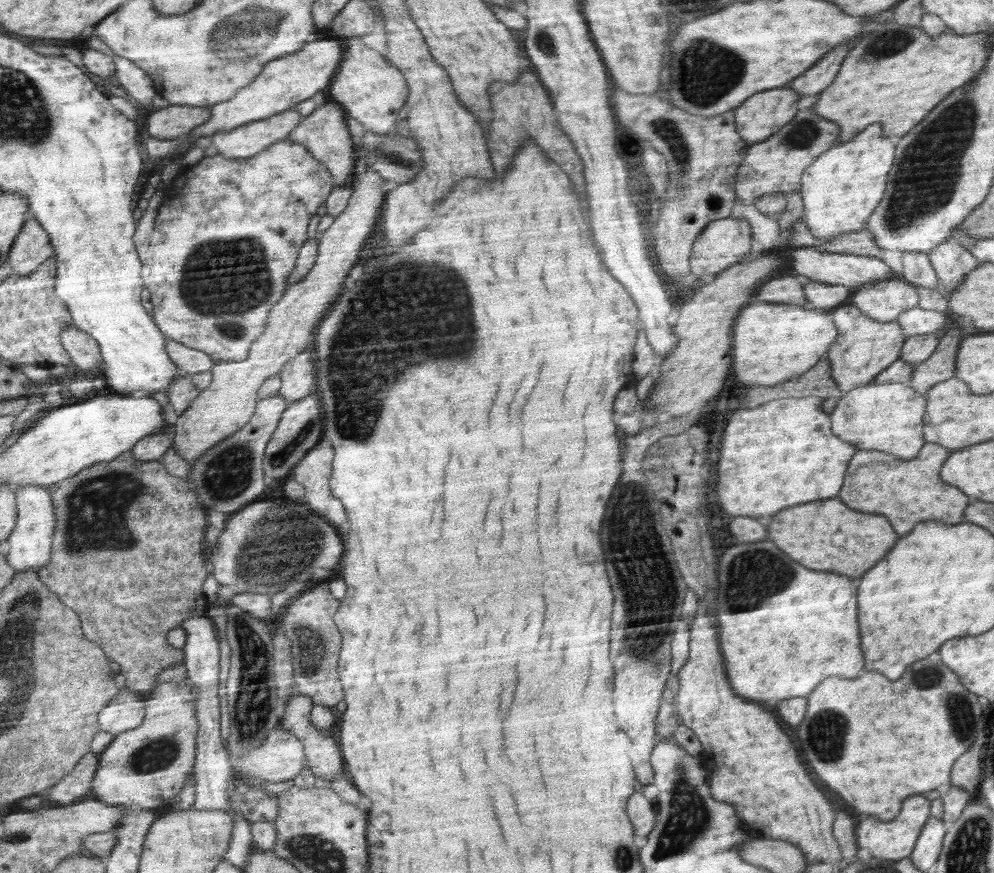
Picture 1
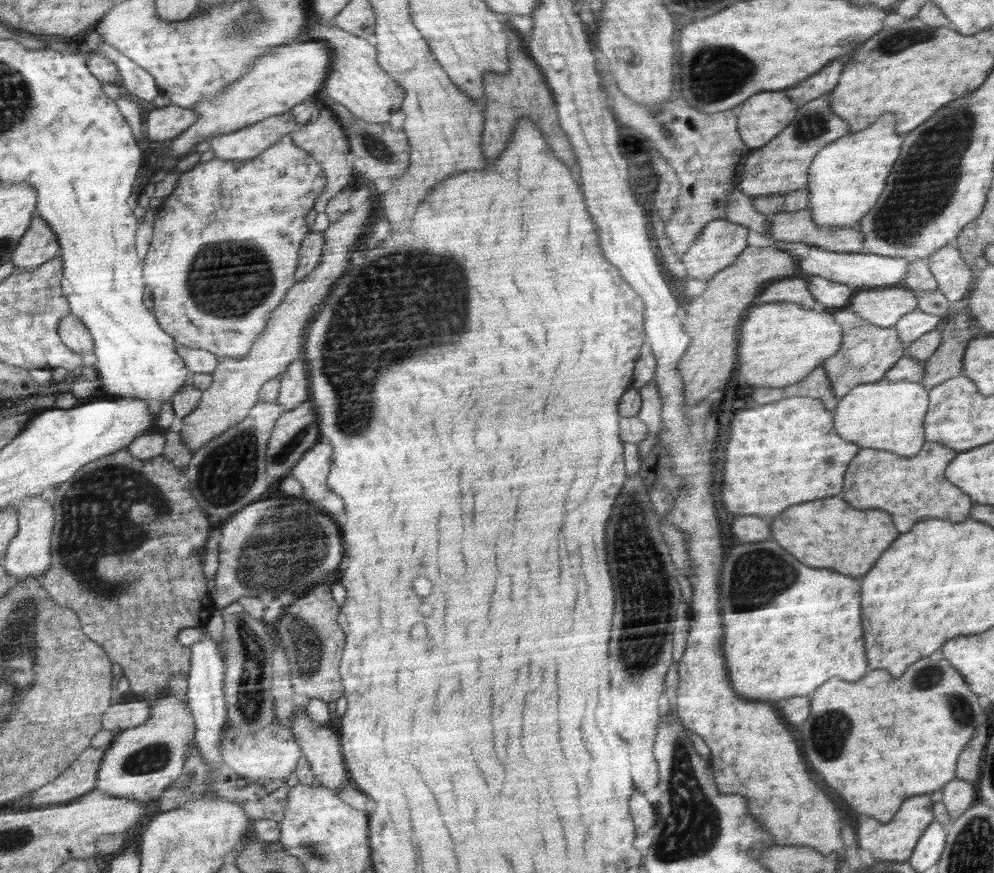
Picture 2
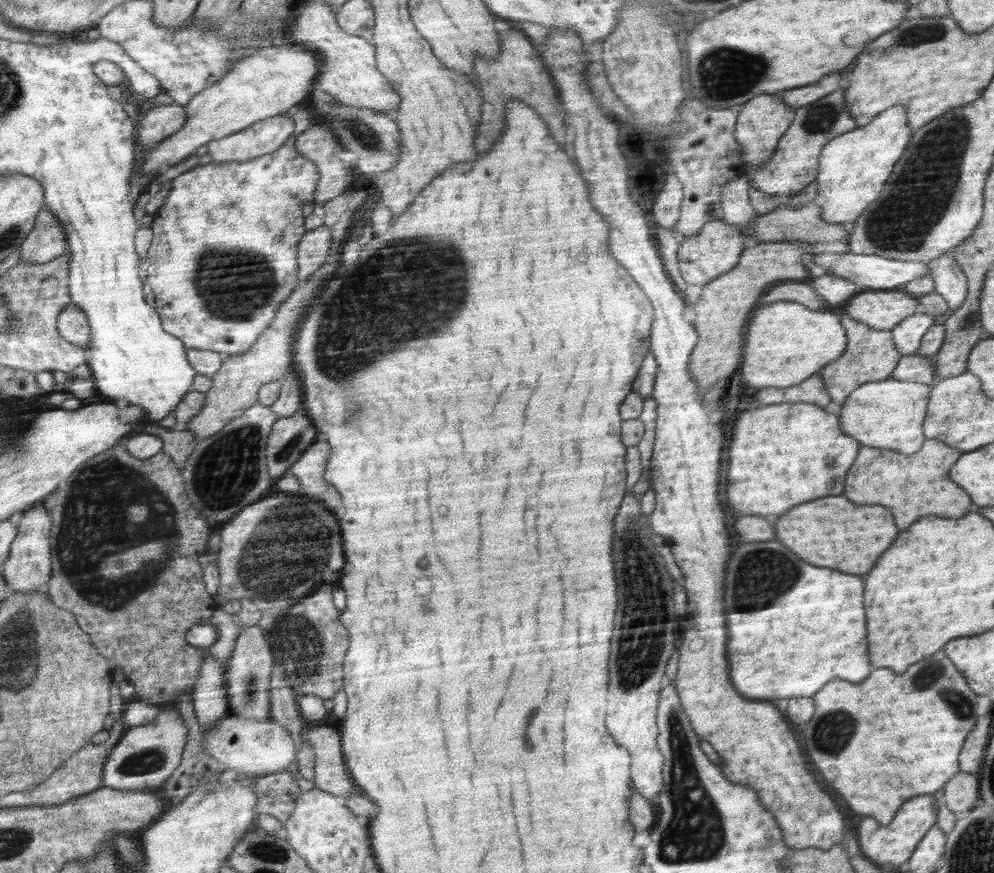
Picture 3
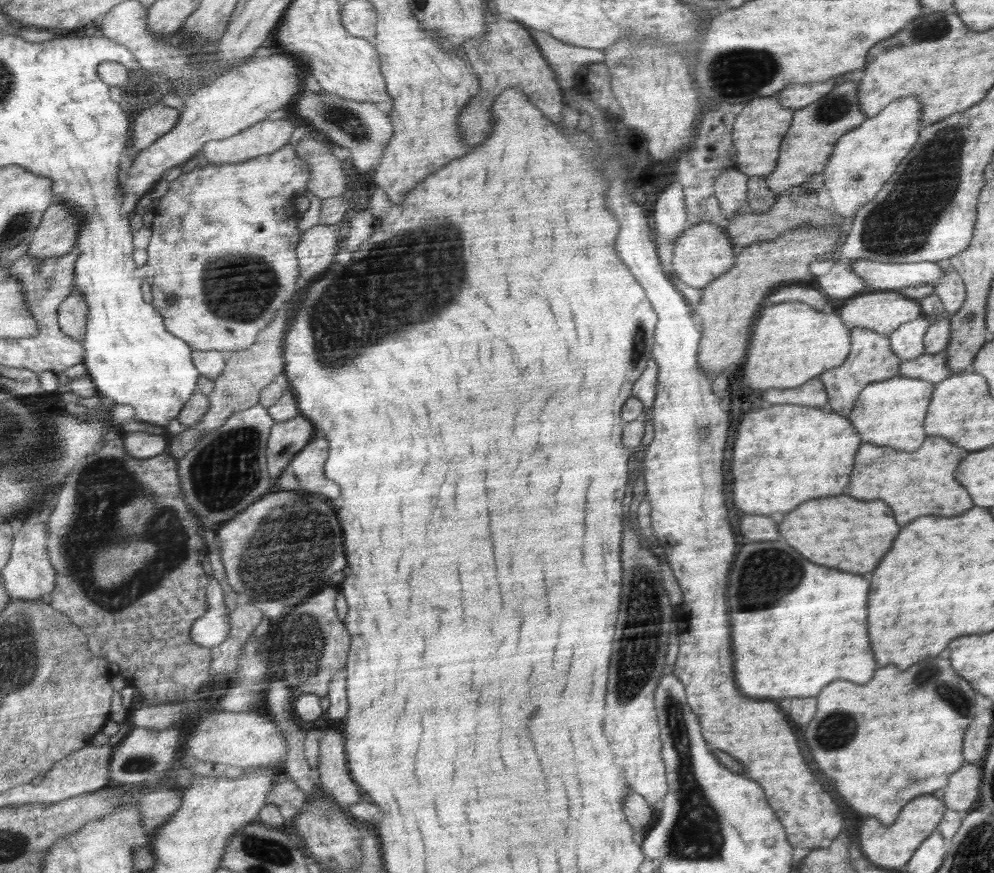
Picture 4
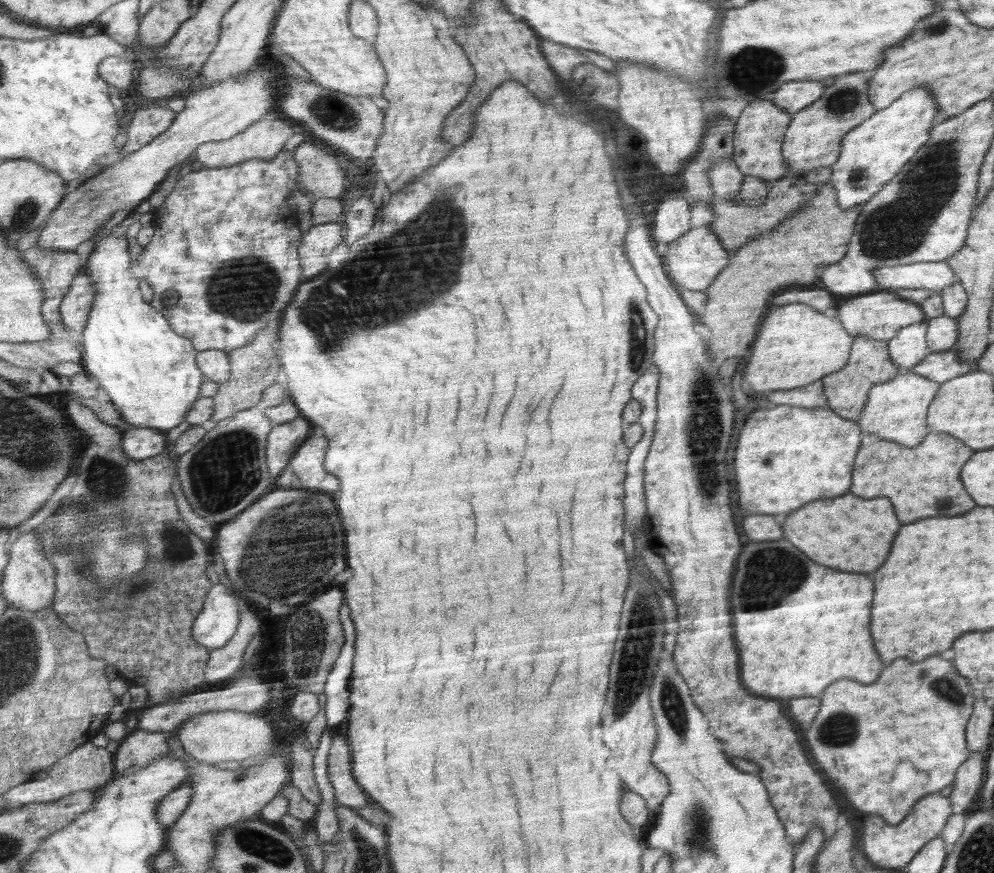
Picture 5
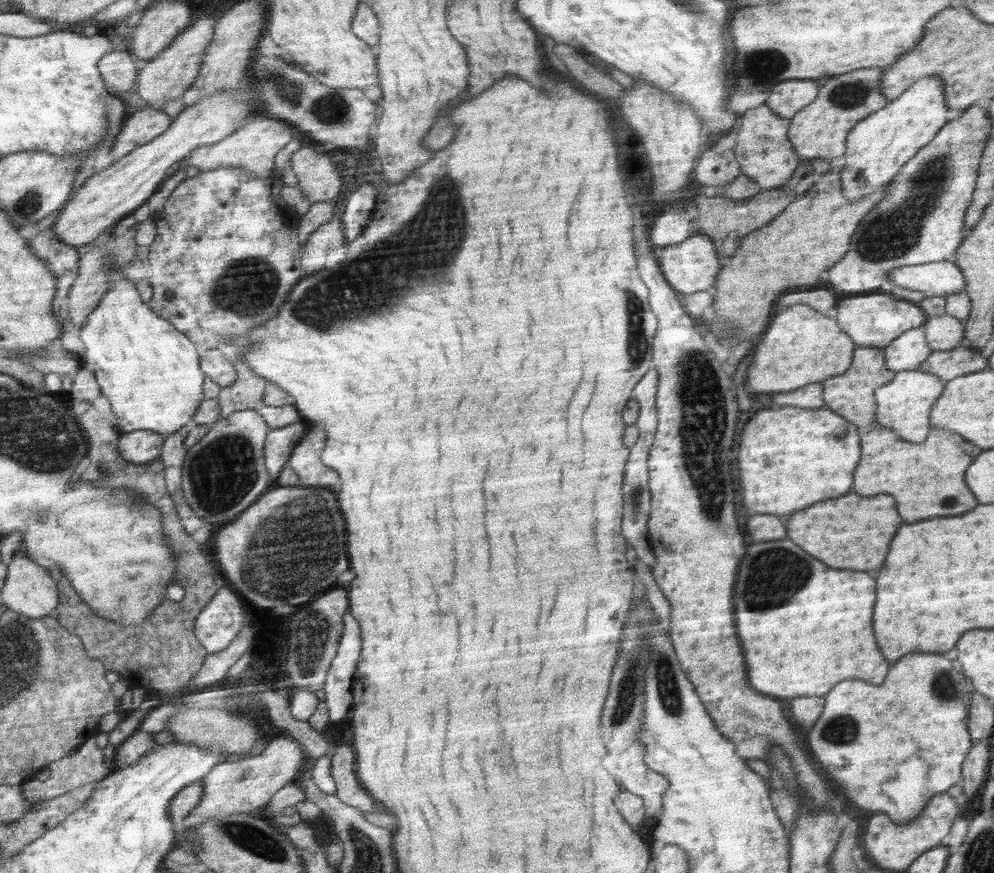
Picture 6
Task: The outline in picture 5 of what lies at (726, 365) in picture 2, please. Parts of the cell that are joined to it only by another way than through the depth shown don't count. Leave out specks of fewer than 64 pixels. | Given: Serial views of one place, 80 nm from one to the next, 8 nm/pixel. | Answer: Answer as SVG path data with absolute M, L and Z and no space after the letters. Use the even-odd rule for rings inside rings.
M828 182L819 187L819 192L808 204L775 230L762 234L737 249L736 255L732 255L731 264L715 278L708 289L703 290L708 295L708 302L700 320L712 333L708 343L710 359L741 357L740 354L754 342L758 334L770 292L774 296L778 288L790 284L812 284L818 278L818 266L835 265L842 260L860 209L861 204L852 209L840 207L834 183Z

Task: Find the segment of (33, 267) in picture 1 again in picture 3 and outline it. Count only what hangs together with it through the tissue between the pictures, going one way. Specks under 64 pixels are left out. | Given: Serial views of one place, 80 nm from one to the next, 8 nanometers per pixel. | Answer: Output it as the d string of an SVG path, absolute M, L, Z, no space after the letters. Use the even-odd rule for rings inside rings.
M44 208L39 214L37 227L20 247L21 259L24 262L44 264L52 262L69 252L67 227L59 221L54 210Z

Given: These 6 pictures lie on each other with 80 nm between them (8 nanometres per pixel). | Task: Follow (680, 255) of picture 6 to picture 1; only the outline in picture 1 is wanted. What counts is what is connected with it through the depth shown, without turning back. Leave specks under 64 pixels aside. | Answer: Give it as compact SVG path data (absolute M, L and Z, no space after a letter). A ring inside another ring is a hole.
M732 218L712 221L703 229L703 234L695 241L690 258L691 272L697 277L708 280L718 273L730 269L732 265L744 260L750 252L750 225L746 219Z

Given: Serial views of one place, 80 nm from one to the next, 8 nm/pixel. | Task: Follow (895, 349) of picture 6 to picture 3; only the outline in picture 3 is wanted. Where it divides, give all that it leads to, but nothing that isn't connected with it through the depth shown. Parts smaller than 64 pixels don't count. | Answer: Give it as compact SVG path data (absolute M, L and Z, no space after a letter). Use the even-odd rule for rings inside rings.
M921 312L908 317L906 321L892 329L895 345L902 356L918 354L923 337L934 326L935 318L931 314Z

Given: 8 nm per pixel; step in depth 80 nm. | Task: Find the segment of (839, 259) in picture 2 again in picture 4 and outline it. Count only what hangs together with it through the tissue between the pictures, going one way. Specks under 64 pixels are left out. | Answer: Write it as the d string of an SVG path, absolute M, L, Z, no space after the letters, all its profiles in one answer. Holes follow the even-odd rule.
M860 259L851 264L851 270L867 282L868 292L897 291L905 286L919 284L934 286L943 277L942 267L935 262L892 264Z

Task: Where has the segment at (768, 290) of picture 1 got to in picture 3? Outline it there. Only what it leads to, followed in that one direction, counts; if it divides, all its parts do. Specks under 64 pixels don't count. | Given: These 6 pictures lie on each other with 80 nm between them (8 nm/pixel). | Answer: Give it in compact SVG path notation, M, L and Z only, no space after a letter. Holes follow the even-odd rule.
M784 282L784 286L772 287L771 293L764 294L764 300L766 304L790 300L790 302L800 302L810 310L824 310L824 299L805 282Z

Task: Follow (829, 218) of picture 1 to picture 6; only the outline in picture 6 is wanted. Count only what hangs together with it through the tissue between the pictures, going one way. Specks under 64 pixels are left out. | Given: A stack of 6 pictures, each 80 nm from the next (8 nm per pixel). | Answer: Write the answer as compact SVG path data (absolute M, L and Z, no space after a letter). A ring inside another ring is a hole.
M939 76L921 78L896 101L864 118L847 136L846 152L841 161L843 194L848 200L860 200L898 176L900 169L914 158L923 146L930 144L935 134L947 124L947 96Z

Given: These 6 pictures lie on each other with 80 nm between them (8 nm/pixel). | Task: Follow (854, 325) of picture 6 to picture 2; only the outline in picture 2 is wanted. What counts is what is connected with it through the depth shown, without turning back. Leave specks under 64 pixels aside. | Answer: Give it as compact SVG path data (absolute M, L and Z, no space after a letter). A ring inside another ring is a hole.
M904 286L872 287L858 292L849 309L874 326L890 328L899 323L900 317L914 311L917 297L915 291Z

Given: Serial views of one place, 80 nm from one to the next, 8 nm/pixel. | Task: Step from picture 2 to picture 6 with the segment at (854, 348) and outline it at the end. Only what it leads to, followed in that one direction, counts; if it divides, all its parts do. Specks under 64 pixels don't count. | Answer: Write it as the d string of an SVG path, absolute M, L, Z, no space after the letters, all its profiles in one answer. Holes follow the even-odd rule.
M858 346L854 352L854 361L844 374L823 381L823 398L826 407L836 414L843 415L857 427L874 424L876 401L875 390L894 380L895 373L884 362L885 350L882 347Z

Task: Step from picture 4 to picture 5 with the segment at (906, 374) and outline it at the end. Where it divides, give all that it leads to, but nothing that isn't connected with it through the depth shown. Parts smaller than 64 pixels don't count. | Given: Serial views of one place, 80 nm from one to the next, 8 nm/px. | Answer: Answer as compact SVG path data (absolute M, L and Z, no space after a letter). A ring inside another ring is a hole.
M955 349L930 353L927 358L914 366L912 369L900 370L903 374L914 373L924 375L926 378L934 379L936 382L946 382L953 378L962 376L973 370L974 363L962 363L958 359Z

